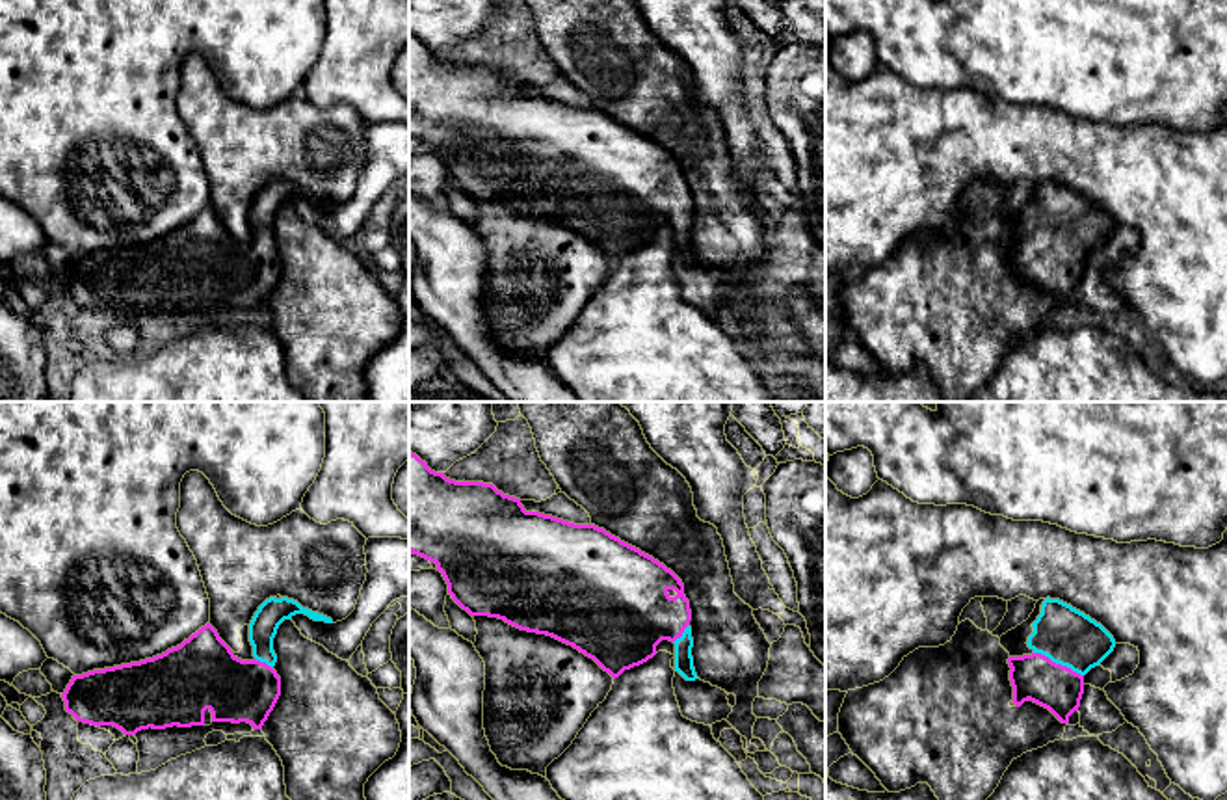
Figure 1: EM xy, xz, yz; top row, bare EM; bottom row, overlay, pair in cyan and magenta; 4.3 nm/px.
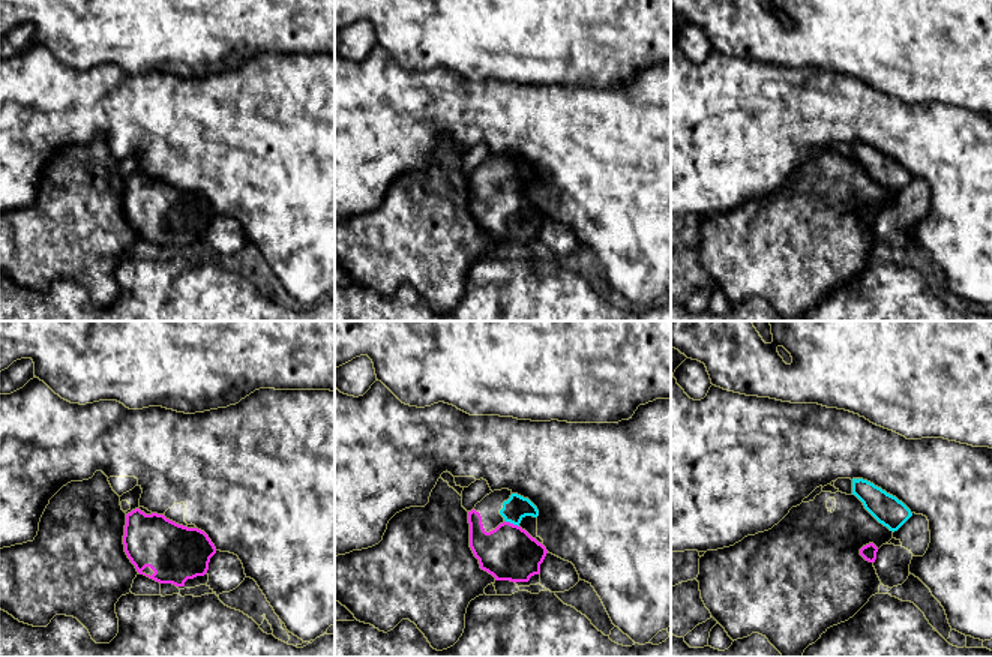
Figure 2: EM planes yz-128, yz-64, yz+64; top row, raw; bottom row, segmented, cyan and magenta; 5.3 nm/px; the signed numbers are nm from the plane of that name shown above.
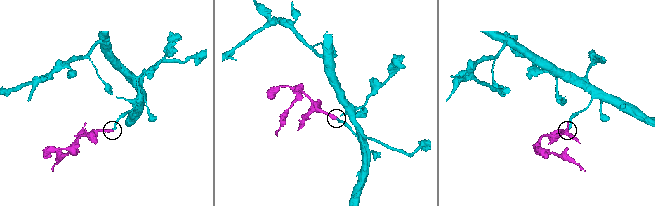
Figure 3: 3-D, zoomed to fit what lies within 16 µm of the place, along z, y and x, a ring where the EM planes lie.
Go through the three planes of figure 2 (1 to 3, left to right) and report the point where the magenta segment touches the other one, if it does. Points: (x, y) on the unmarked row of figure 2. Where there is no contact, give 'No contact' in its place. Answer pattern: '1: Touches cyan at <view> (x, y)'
1: No contact
2: Touches cyan at yz-64 (512, 186)
3: No contact

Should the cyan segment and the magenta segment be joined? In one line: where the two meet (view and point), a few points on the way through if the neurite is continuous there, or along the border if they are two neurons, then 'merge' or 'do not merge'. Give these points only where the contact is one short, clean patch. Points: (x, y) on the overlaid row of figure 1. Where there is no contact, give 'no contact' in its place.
contact yz (1058, 663); way yz (1068, 637), (1058, 663), (1043, 678), (1036, 678); merge

